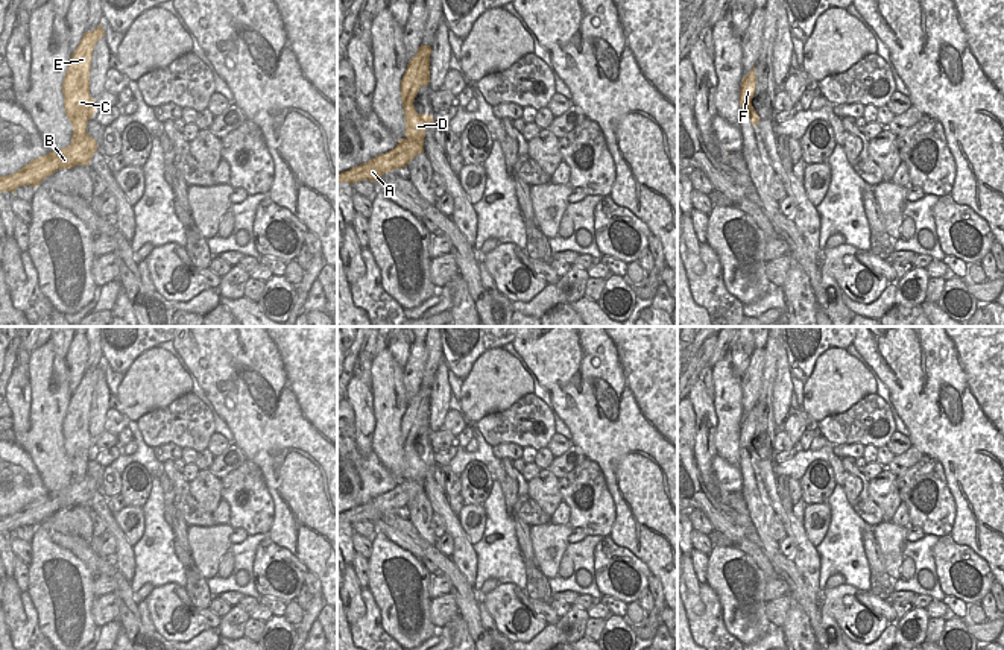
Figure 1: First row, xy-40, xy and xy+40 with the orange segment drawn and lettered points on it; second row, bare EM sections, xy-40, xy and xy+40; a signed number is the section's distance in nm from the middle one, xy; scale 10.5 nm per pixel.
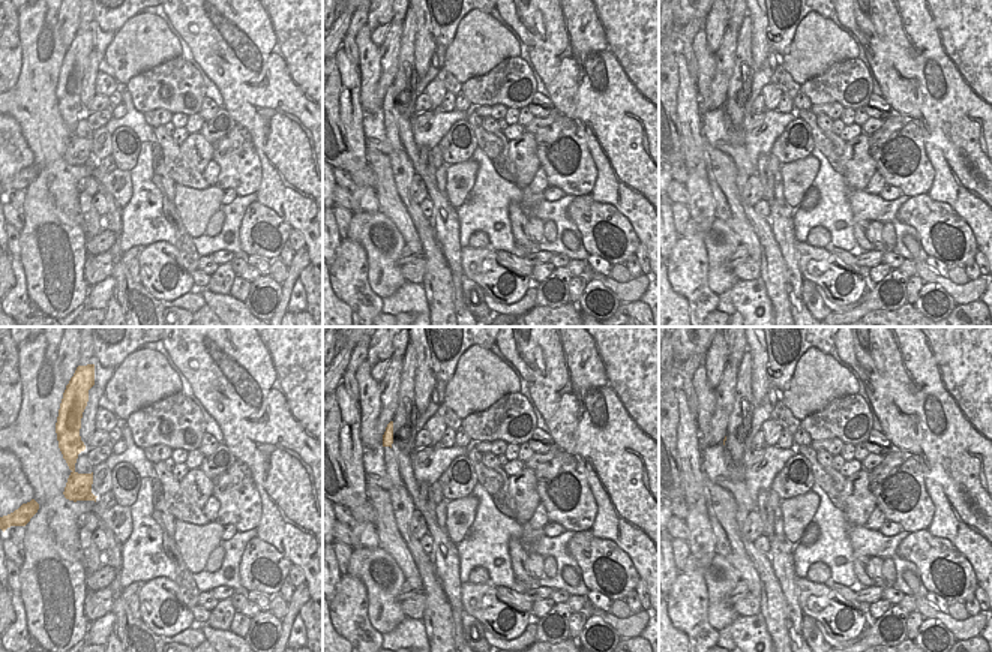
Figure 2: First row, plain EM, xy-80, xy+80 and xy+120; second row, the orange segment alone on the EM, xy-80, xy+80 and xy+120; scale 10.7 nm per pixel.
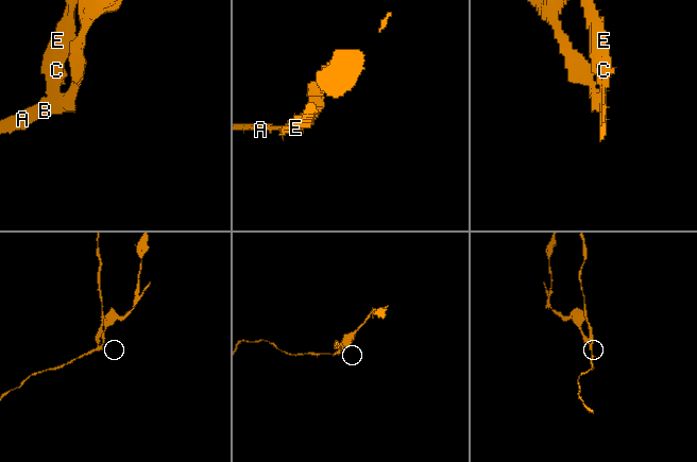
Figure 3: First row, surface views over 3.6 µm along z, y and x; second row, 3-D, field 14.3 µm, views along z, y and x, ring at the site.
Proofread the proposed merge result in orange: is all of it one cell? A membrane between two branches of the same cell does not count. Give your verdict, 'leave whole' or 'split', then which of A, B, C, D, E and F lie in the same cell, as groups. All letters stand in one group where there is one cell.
split | A B / C D E F

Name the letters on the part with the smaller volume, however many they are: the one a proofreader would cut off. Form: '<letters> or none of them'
C, D, E, F

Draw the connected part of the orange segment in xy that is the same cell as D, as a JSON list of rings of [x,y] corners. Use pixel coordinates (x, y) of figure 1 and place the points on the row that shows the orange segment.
[[[421,44],[401,79],[401,99],[406,117],[404,135],[413,141],[424,141],[427,125],[434,123],[433,115],[418,114],[413,105],[419,88],[430,84],[430,55],[431,47]]]

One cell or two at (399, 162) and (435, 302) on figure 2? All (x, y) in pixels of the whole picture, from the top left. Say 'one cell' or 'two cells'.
one cell

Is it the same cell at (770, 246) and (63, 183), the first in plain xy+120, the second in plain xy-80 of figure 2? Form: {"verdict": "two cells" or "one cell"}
{"verdict": "two cells"}

